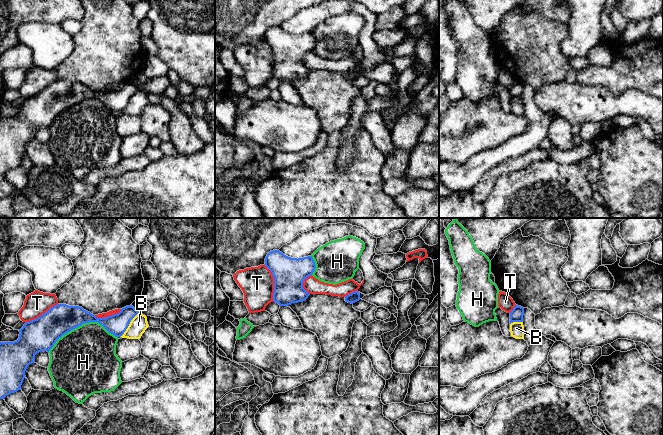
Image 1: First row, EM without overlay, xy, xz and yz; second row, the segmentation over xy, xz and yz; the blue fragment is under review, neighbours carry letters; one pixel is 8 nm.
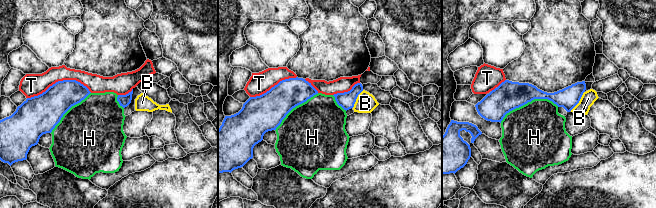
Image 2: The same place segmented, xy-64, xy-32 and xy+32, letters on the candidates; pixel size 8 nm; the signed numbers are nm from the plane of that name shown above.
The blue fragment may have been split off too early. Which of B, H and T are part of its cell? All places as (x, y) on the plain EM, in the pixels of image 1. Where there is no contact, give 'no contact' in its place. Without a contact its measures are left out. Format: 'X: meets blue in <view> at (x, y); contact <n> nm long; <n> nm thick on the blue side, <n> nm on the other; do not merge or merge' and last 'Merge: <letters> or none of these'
B: meets blue in xy at (129, 99); contact 240 nm long; 170 nm thick on the blue side, 140 nm on the other; do not merge
H: meets blue in xy at (81, 100); contact 550 nm long; 240 nm thick on the blue side, 460 nm on the other; do not merge
T: meets blue in xz at (274, 59); contact 300 nm long; 260 nm thick on the blue side, 280 nm on the other; do not merge
Merge: none of these

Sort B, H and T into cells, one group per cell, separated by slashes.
B / H / T

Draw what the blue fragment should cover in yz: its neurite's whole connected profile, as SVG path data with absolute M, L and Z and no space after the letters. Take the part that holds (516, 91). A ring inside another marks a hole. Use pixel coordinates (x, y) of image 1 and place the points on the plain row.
M515 81L513 86L510 88L510 100L513 98L523 98L524 84Z

